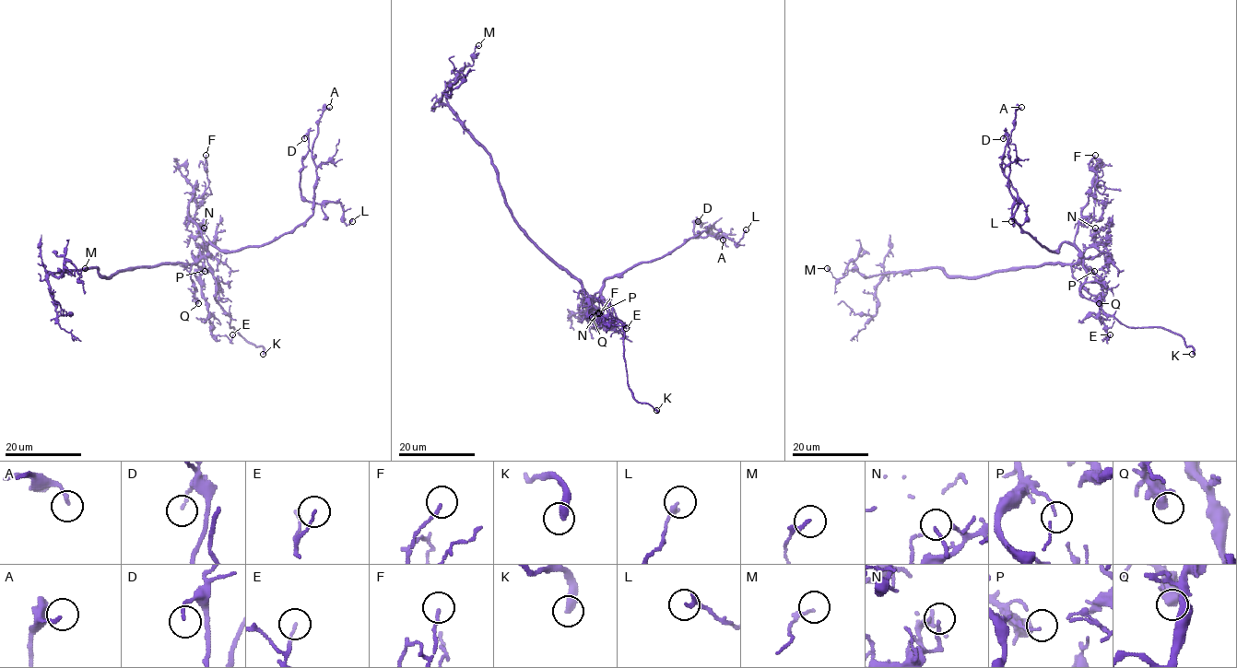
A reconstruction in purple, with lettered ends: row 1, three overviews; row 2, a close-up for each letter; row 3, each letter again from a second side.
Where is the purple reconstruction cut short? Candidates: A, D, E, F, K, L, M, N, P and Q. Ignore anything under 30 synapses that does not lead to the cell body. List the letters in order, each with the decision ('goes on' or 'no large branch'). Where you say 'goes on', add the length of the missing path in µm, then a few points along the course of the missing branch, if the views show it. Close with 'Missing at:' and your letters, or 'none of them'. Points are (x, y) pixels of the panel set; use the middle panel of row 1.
A: no large branch
D: no large branch
E: no large branch
F: no large branch
K: goes on; about 35 µm are missing; missing branch runs (656, 410), (630, 427), (613, 427), (597, 448), (586, 450)
L: no large branch
M: no large branch
N: no large branch
P: no large branch
Q: no large branch
Missing at: K

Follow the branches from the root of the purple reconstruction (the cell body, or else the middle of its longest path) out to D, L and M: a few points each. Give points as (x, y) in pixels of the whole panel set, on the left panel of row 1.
D: (172, 263), (194, 263), (210, 242), (229, 251), (259, 247), (301, 225), (313, 205), (300, 187), (304, 138)
L: (172, 263), (194, 263), (210, 242), (267, 244), (314, 204), (338, 202), (352, 221)
M: (172, 263), (111, 276), (96, 268), (53, 275), (60, 276), (67, 261), (77, 278), (85, 268)

